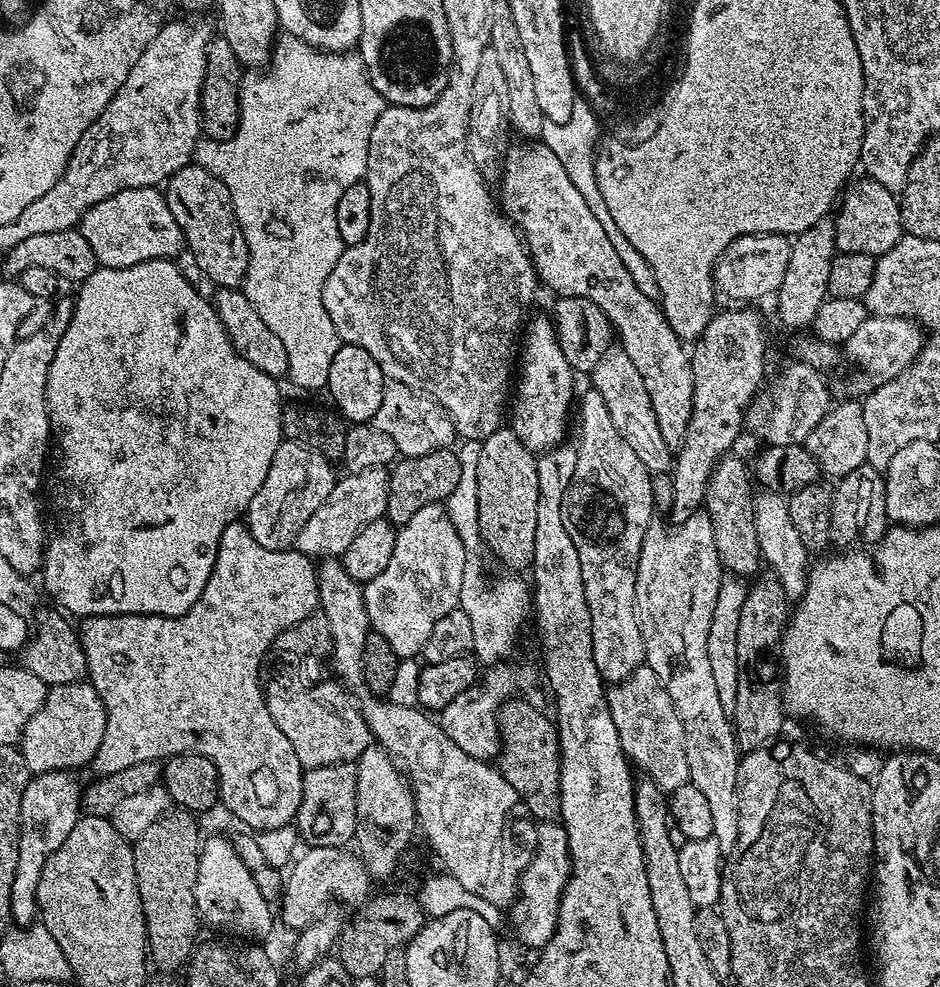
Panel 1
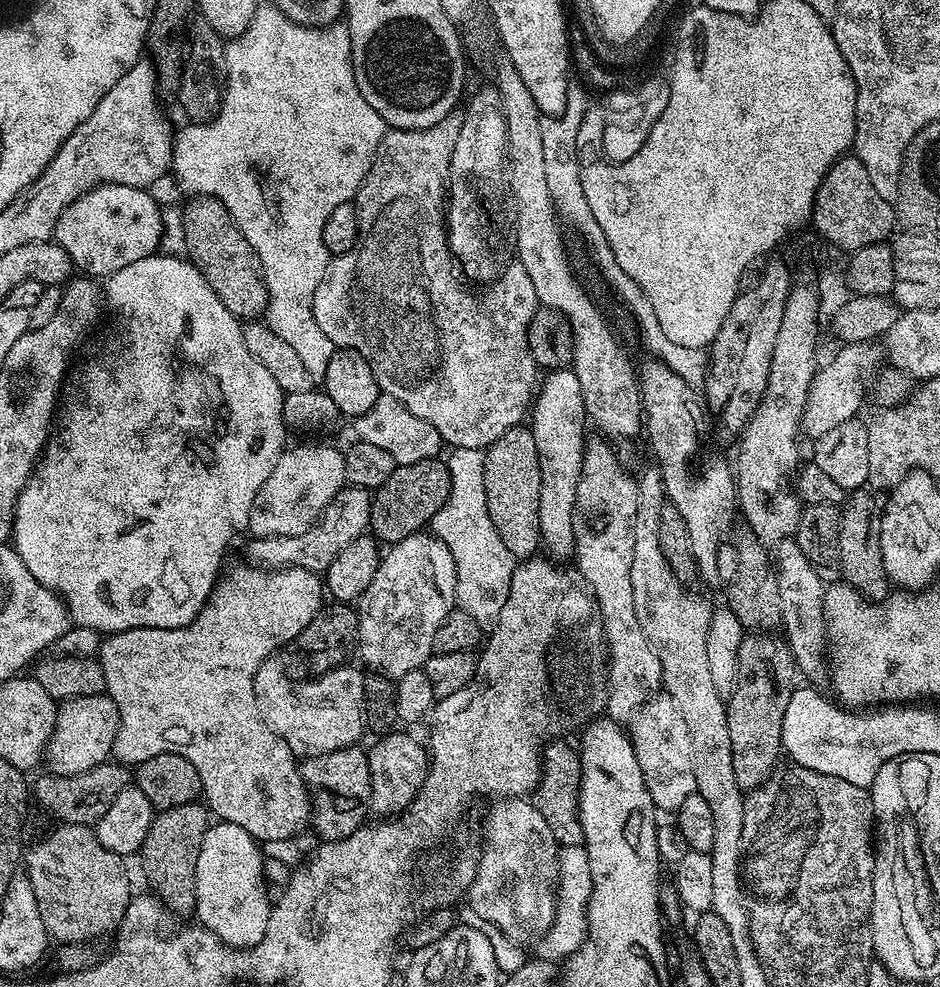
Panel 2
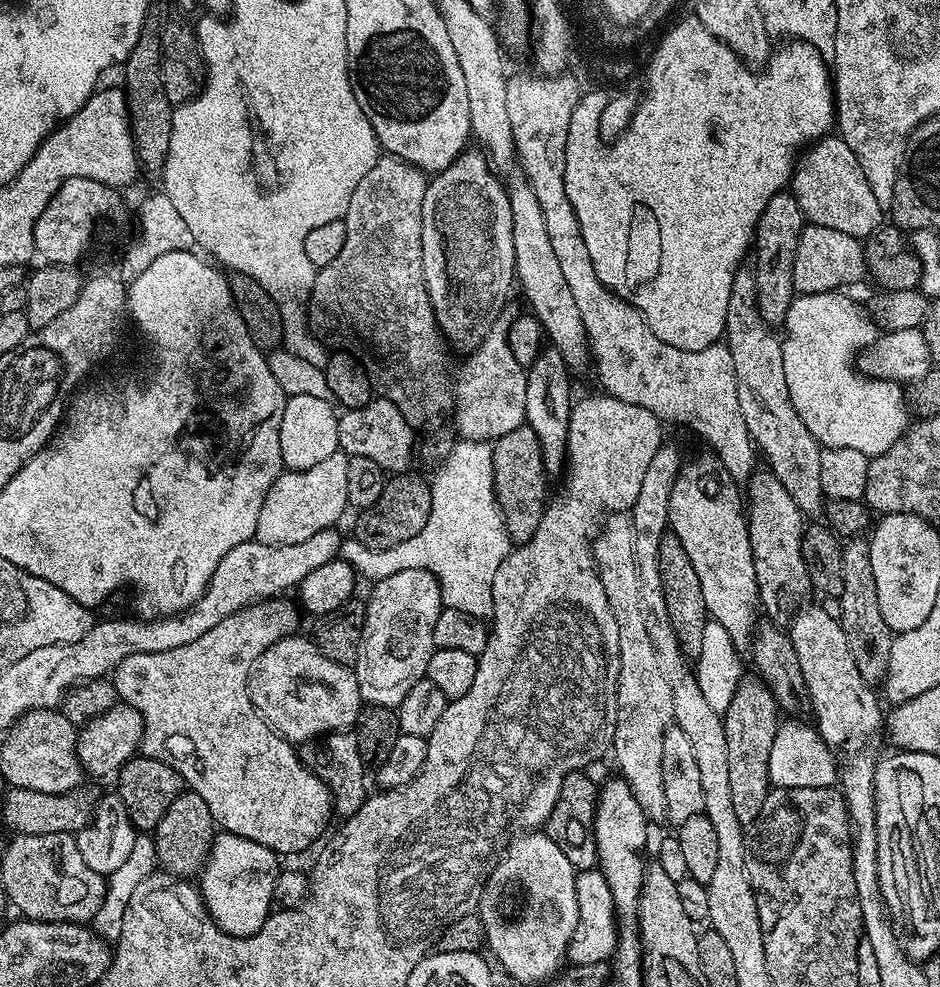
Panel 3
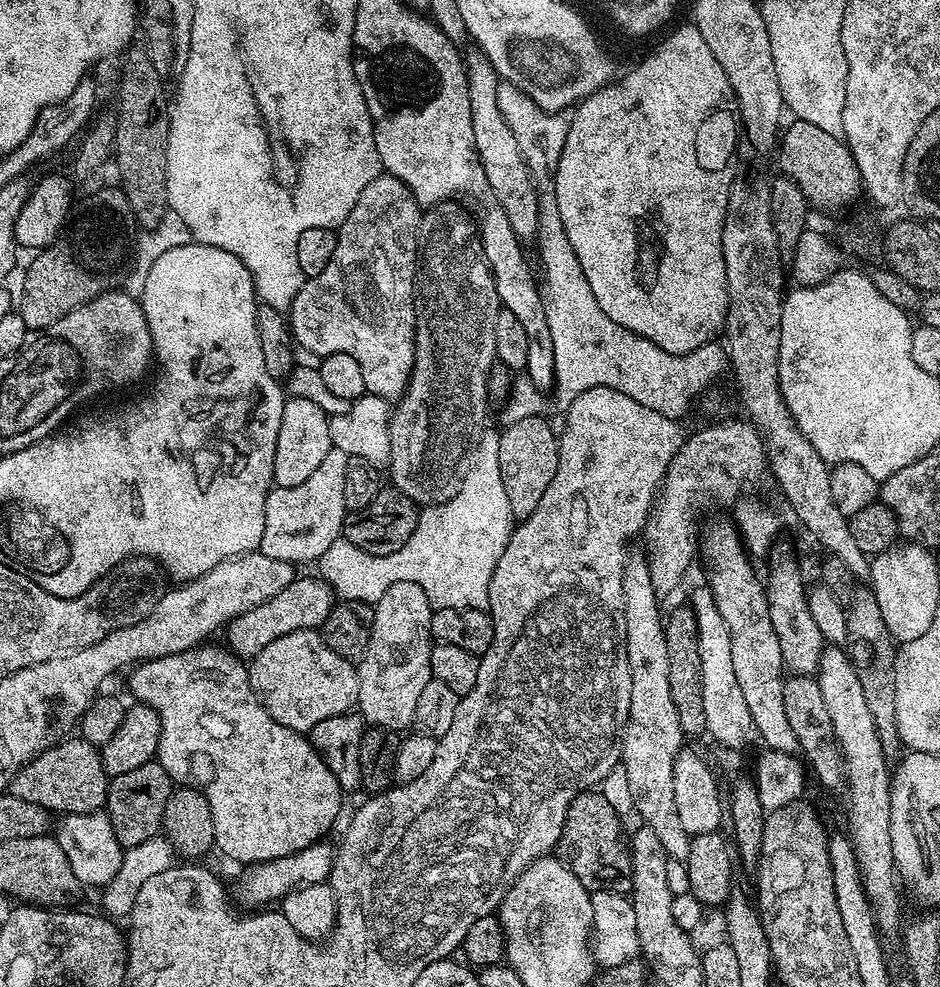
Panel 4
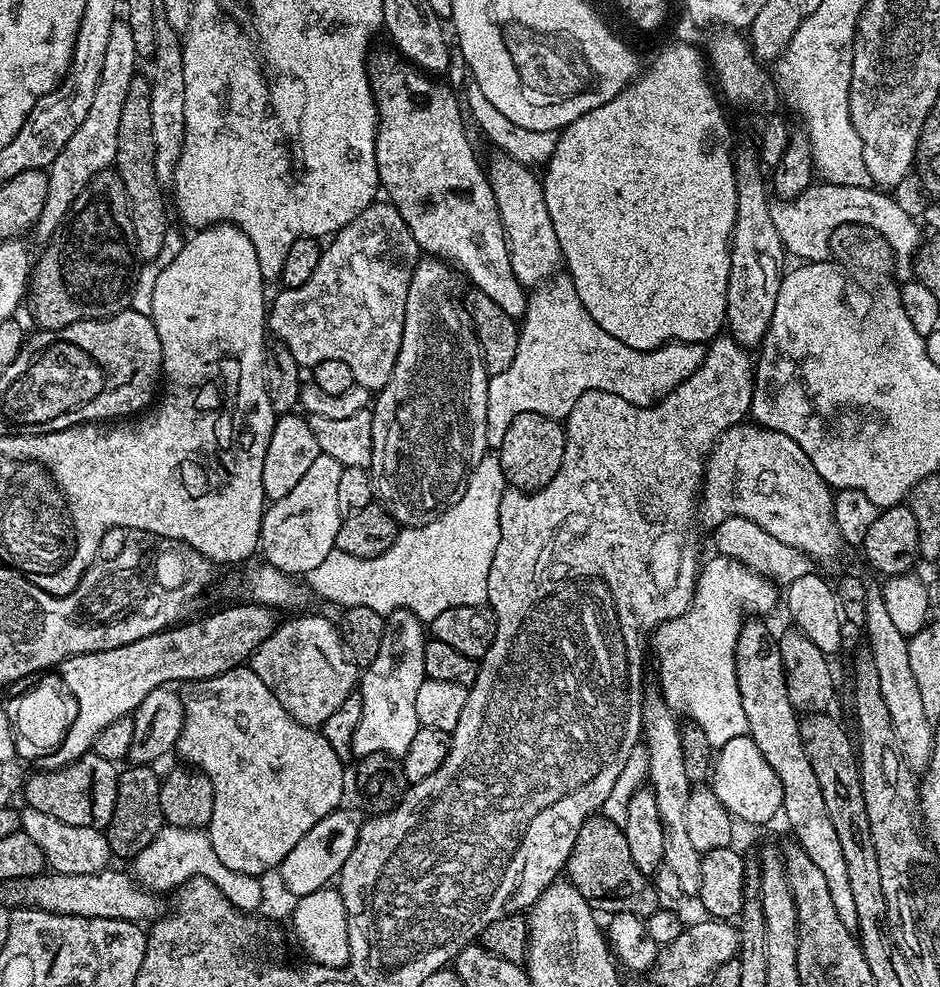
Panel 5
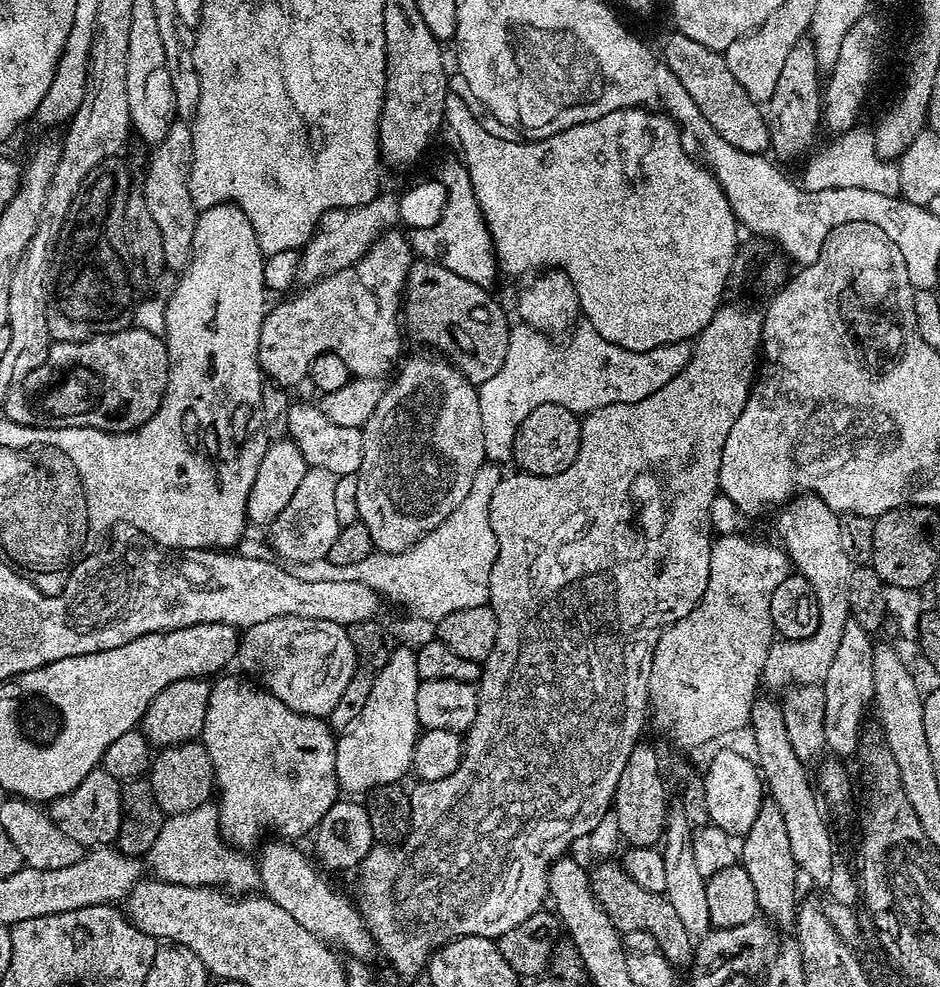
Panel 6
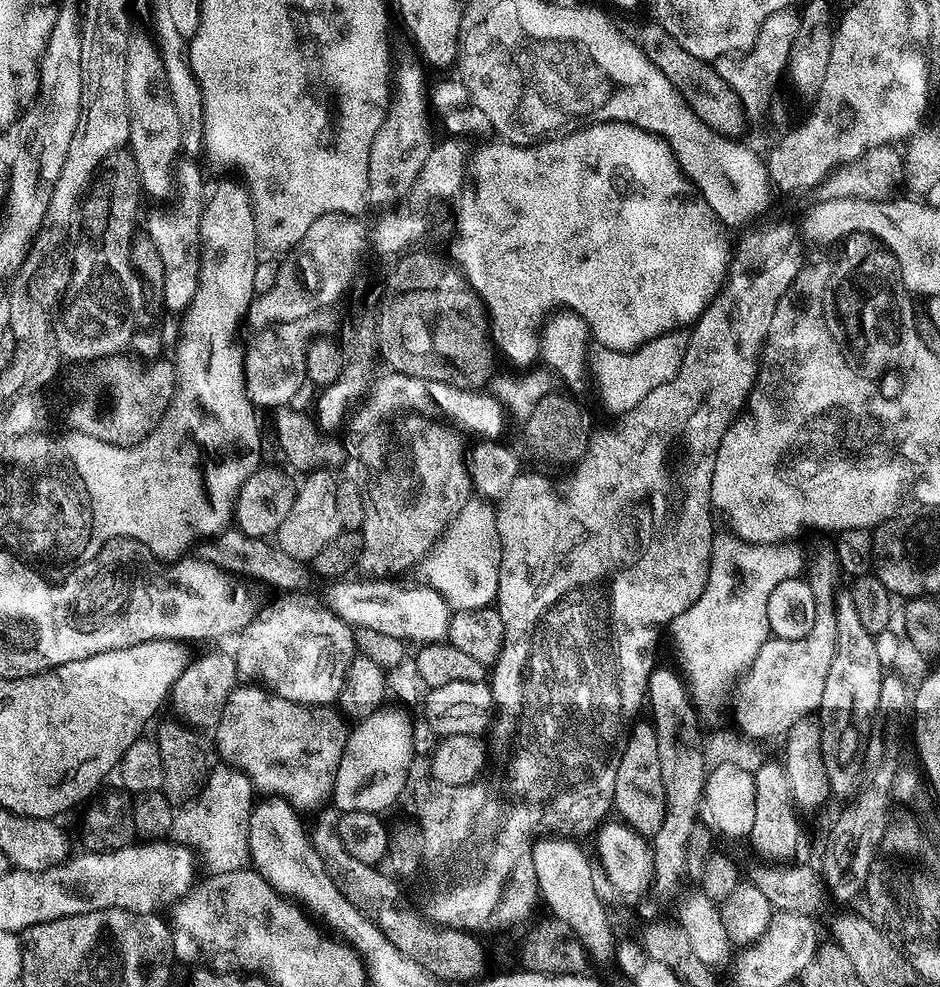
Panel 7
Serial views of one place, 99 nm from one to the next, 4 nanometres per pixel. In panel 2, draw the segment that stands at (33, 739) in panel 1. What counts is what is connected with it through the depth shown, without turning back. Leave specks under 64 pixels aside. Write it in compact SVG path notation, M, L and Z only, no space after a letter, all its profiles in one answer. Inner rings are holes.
M106 694L83 696L82 698L63 701L56 709L54 730L48 739L46 749L47 771L53 776L73 776L74 774L86 774L86 770L94 770L94 766L109 763L119 725L118 706L114 706L114 702Z

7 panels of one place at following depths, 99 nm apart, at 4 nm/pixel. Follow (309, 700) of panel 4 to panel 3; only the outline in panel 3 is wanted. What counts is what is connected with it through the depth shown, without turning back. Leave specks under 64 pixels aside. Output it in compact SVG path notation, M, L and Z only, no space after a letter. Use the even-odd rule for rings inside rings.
M300 635L282 638L258 654L248 675L248 693L254 710L281 738L296 746L327 732L351 729L362 711L355 671L326 658L315 639Z

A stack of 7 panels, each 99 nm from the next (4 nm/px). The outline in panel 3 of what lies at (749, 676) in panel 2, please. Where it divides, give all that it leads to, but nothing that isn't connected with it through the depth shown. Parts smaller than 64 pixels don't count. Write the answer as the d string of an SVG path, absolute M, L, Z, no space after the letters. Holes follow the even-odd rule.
M743 677L731 704L723 713L726 730L726 763L730 766L730 798L738 822L755 825L766 806L772 788L770 778L770 749L774 746L776 731L782 726L780 707L771 689L759 677Z

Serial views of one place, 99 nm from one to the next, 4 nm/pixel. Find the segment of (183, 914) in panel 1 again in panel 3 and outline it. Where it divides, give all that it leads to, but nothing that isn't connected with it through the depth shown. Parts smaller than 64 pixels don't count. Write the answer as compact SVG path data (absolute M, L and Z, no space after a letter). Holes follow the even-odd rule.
M182 791L180 796L174 798L174 802L170 804L170 808L166 810L155 828L157 865L170 876L199 877L211 854L217 833L218 825L213 820L210 806L206 806L206 801L196 792Z

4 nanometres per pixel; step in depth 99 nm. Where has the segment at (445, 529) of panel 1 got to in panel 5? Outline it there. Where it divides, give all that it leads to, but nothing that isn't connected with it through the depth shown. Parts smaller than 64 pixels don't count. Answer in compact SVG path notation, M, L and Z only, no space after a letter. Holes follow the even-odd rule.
M401 610L387 617L382 650L378 650L378 658L374 658L374 662L363 669L358 680L358 691L362 698L362 720L352 739L355 757L386 753L402 758L409 749L419 728L418 710L414 710L414 701L418 699L418 686L422 686L426 679L422 662L425 643L425 625L413 612Z

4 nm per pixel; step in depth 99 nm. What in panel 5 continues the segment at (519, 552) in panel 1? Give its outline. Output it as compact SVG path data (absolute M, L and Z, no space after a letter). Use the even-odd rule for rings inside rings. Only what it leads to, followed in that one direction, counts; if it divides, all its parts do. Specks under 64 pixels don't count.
M533 412L518 414L518 418L510 422L506 438L502 438L498 449L505 481L522 492L537 492L540 488L545 488L562 466L567 441L568 433L561 421Z

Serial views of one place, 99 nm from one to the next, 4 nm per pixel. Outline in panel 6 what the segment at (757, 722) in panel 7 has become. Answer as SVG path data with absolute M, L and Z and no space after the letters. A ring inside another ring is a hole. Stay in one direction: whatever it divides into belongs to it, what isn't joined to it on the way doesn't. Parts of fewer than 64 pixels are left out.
M800 494L789 499L779 509L780 517L776 520L776 532L781 536L782 547L788 554L791 567L814 590L818 602L818 630L805 640L784 640L773 643L766 654L763 683L772 688L787 689L789 686L816 686L826 678L830 662L834 662L834 653L842 643L842 630L850 623L848 614L848 595L846 582L854 565L846 558L842 550L840 534L840 516L822 498L811 494Z

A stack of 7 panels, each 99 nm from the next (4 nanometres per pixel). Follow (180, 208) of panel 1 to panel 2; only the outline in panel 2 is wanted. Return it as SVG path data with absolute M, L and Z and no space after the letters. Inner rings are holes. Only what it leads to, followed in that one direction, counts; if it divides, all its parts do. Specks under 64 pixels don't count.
M212 196L189 199L184 208L184 248L187 259L196 265L206 282L222 298L222 306L241 322L256 322L268 311L268 287L264 281L262 262L246 242L238 226L220 200Z

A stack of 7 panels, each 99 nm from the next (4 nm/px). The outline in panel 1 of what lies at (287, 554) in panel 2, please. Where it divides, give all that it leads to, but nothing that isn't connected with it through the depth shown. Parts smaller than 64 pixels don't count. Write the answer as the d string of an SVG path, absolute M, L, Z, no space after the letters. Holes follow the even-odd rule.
M387 467L341 475L334 490L330 490L330 498L326 498L326 502L322 502L322 506L318 506L314 514L310 514L306 526L298 530L295 551L313 558L341 557L346 546L350 546L352 539L363 528L385 515L389 475Z

